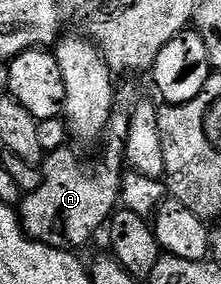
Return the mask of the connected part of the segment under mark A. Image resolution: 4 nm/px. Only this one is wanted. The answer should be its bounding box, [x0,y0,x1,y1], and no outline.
[19,111,129,253]

